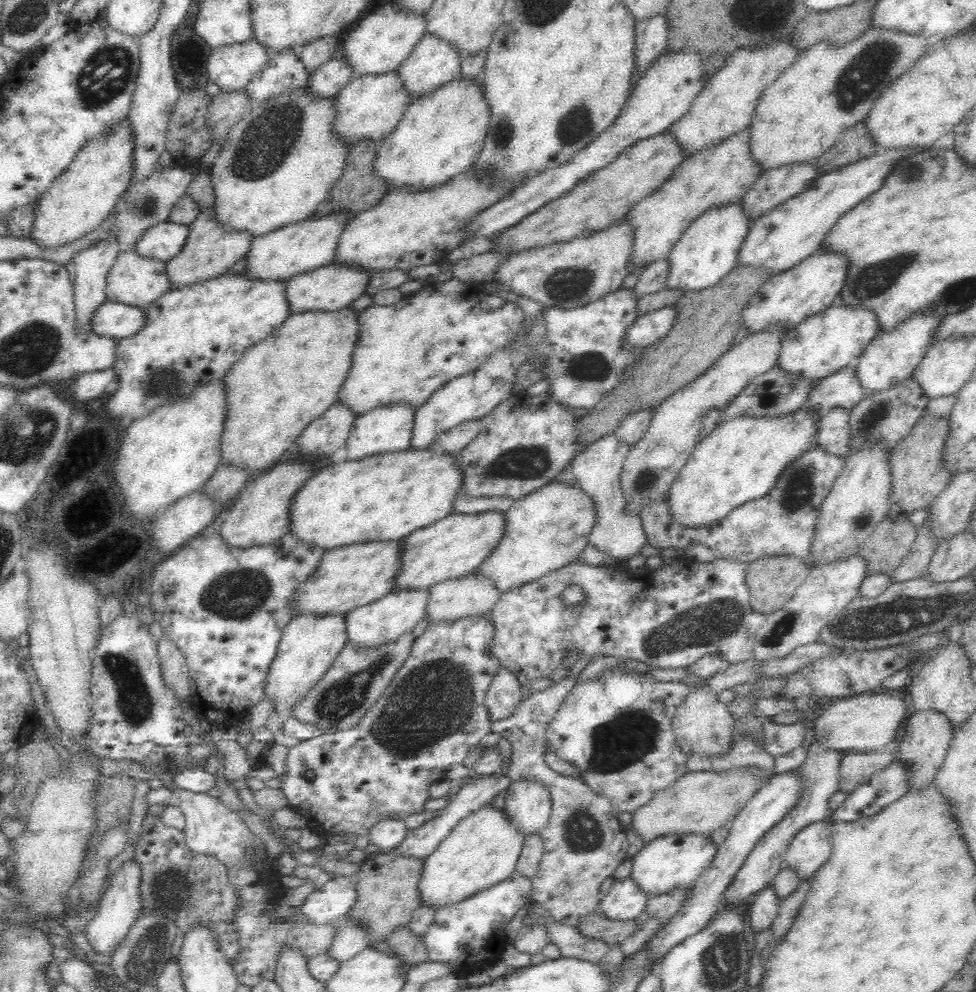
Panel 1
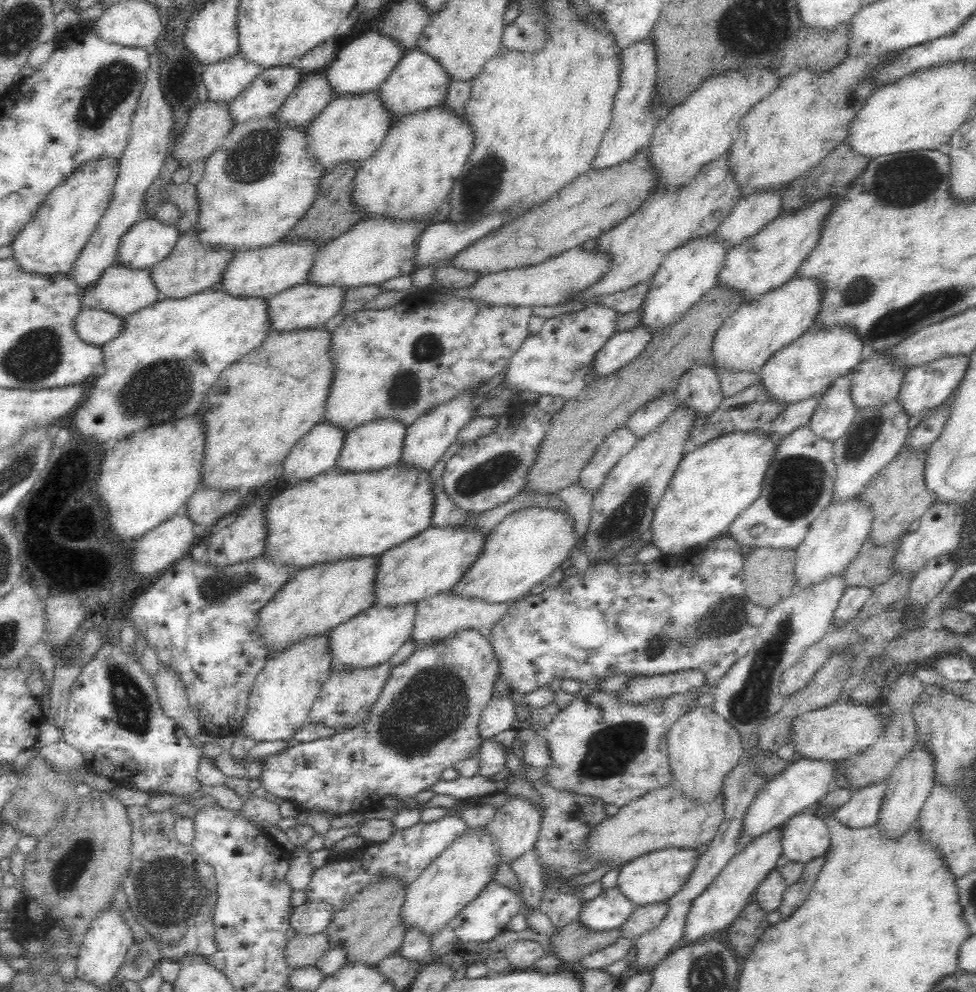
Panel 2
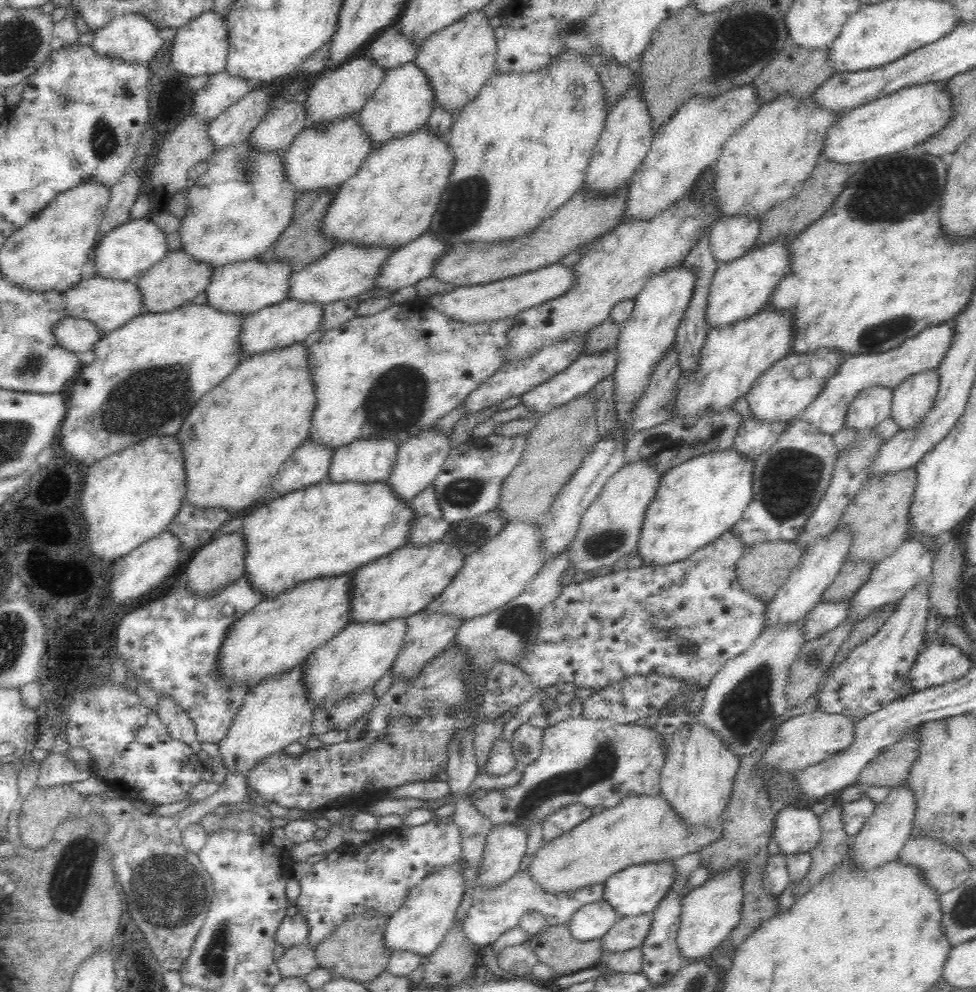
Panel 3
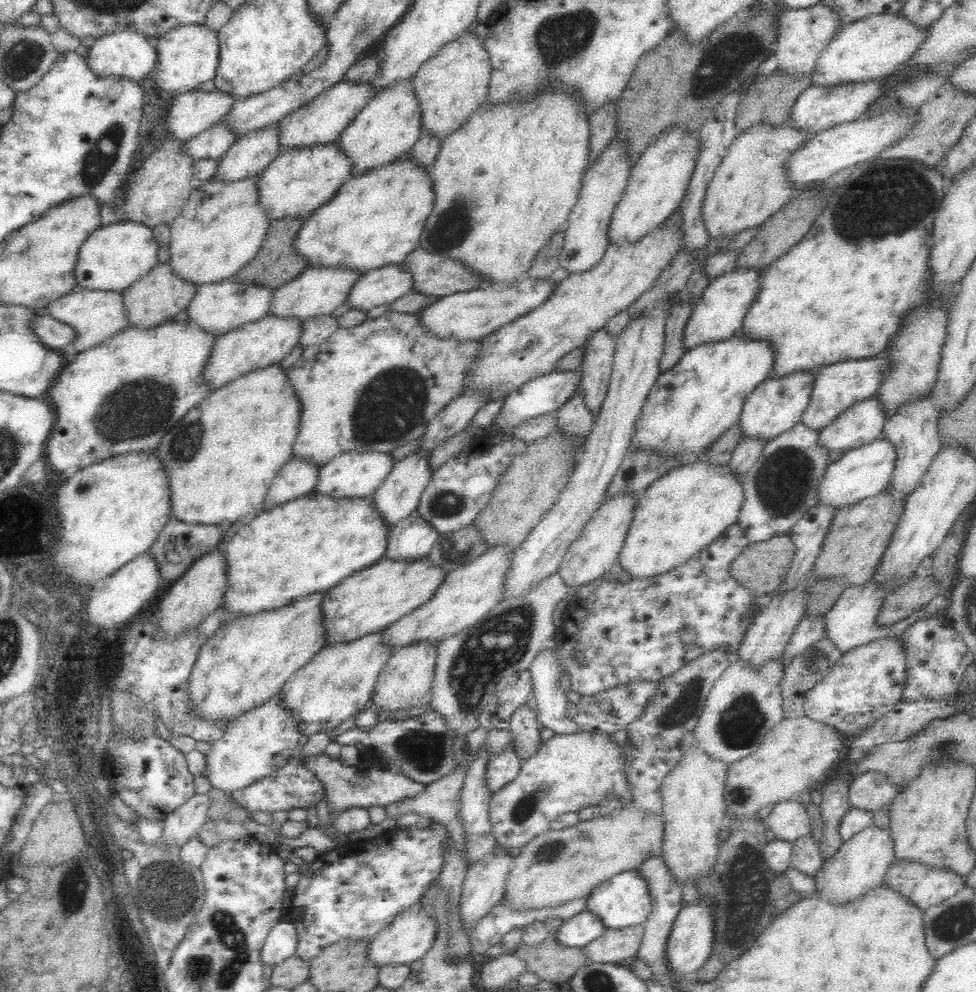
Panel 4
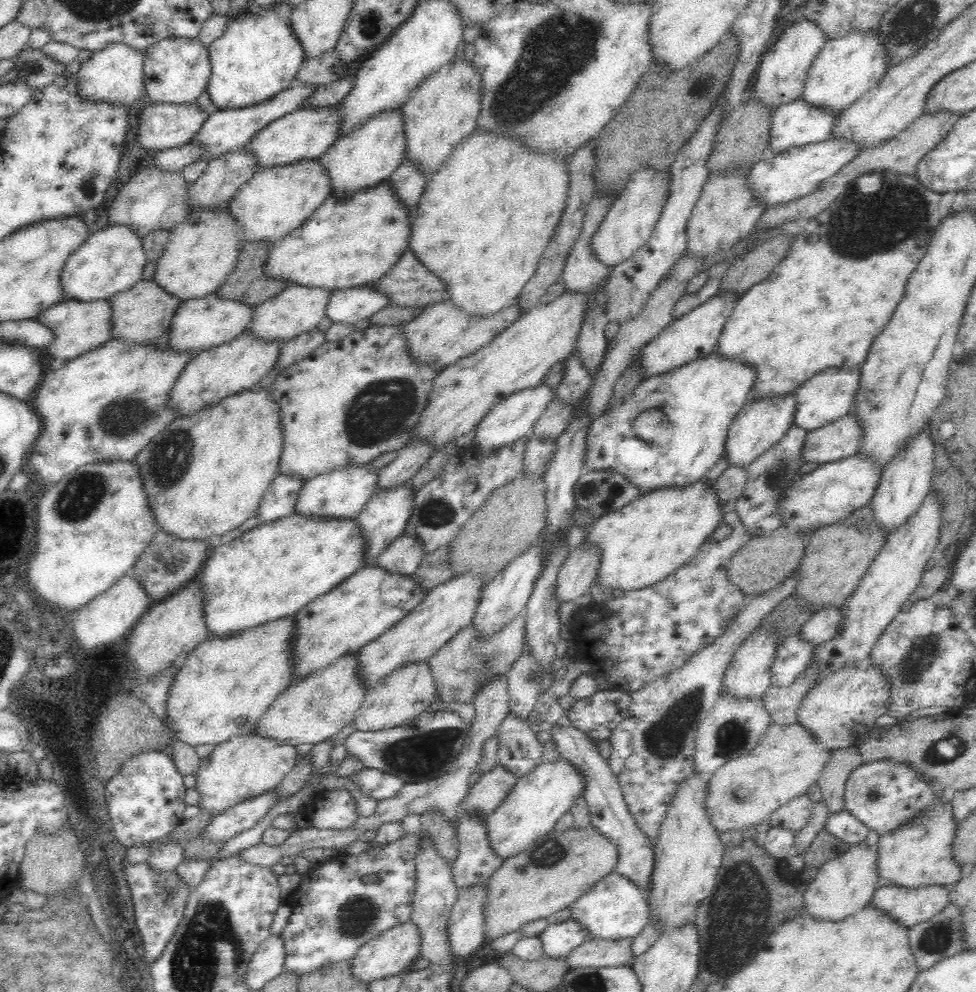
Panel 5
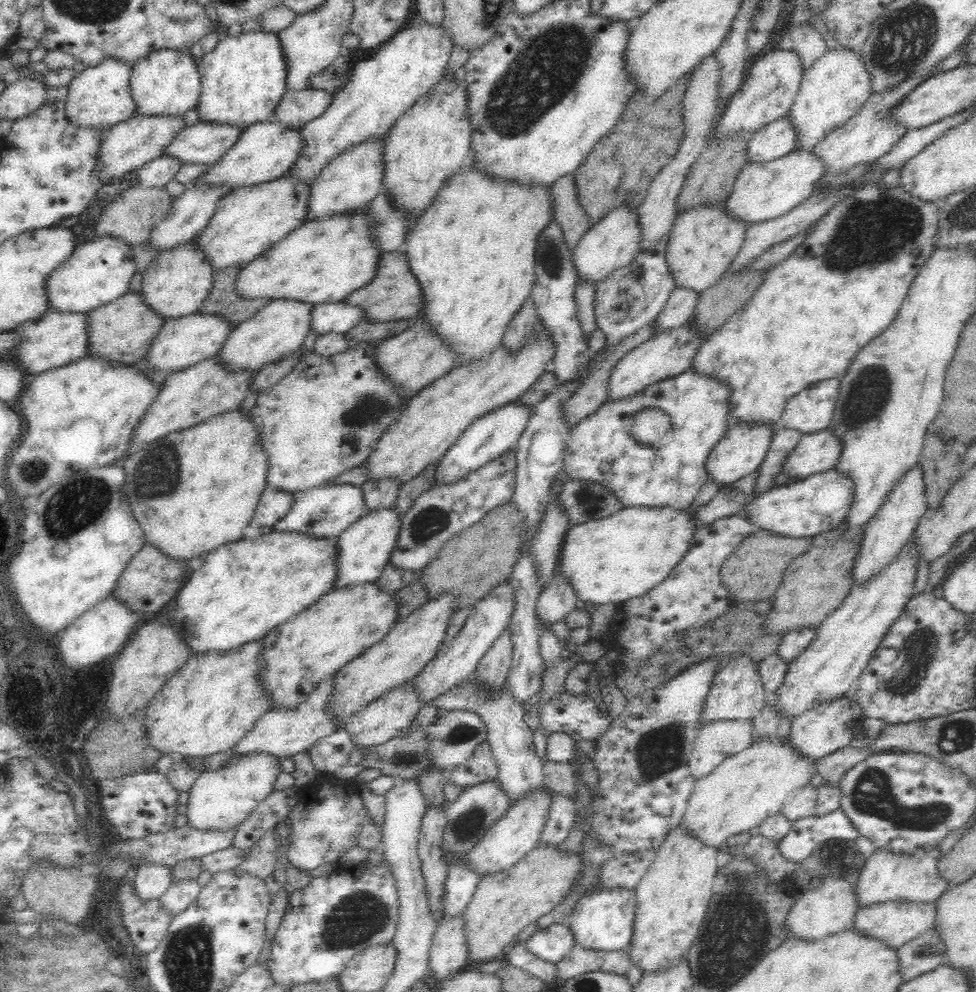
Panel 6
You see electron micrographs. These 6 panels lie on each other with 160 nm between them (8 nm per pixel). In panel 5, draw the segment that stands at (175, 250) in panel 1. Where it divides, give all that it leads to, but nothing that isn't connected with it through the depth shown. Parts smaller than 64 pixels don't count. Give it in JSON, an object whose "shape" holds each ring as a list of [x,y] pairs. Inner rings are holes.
{"shape":[[[108,225],[98,228],[76,251],[68,258],[61,274],[61,284],[64,288],[64,299],[77,300],[109,299],[137,284],[147,265],[143,237],[130,226]]]}

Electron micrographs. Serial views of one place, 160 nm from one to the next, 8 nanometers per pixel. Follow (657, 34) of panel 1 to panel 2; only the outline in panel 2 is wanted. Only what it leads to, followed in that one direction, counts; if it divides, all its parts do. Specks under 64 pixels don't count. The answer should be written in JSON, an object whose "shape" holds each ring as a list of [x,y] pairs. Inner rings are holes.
{"shape":[[[652,32],[643,39],[624,47],[621,52],[622,72],[620,76],[620,88],[616,92],[612,122],[604,134],[597,155],[591,162],[594,168],[614,166],[619,162],[628,160],[637,150],[648,147],[656,126],[651,116],[649,104],[651,94],[654,92],[657,72],[656,41]]]}

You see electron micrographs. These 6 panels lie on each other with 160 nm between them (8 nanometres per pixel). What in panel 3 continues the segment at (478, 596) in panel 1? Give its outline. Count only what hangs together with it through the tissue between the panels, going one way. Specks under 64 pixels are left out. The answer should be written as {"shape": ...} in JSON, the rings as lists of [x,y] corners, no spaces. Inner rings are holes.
{"shape":[[[422,609],[407,616],[408,630],[399,654],[392,664],[393,678],[415,675],[417,670],[437,652],[443,651],[464,626],[466,618],[436,609]]]}

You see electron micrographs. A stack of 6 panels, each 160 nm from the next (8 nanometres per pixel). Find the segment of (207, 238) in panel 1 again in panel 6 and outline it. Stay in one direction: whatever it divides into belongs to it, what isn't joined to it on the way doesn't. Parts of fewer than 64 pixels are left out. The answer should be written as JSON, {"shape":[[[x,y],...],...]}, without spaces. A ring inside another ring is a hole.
{"shape":[[[129,291],[126,295],[89,312],[88,335],[90,335],[91,344],[88,349],[90,356],[102,356],[112,361],[113,364],[134,364],[148,354],[166,318],[144,299],[142,292]]]}

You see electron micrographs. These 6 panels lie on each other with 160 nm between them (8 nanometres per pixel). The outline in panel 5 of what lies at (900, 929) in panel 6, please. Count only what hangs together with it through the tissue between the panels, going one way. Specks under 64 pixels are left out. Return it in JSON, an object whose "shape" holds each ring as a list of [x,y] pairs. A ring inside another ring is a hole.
{"shape":[[[896,883],[880,884],[871,899],[873,905],[895,916],[900,923],[912,926],[932,918],[950,903],[950,886],[941,884],[904,887]]]}

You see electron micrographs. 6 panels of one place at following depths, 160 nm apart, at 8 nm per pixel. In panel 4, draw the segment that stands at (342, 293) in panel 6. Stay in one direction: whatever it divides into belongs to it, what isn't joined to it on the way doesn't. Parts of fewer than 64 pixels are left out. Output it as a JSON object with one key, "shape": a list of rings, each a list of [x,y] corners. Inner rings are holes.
{"shape":[[[406,151],[397,156],[394,160],[389,161],[381,165],[369,168],[367,171],[361,173],[354,173],[340,188],[327,203],[324,203],[320,208],[317,208],[311,213],[304,224],[304,227],[300,230],[298,239],[296,239],[295,248],[305,256],[311,259],[312,265],[326,264],[326,265],[346,265],[348,267],[354,267],[360,269],[362,274],[384,266],[386,264],[396,264],[396,262],[404,262],[408,255],[410,255],[415,249],[419,248],[420,239],[423,236],[424,228],[426,227],[430,213],[434,208],[434,200],[436,193],[434,192],[435,180],[432,179],[430,168],[424,167],[422,161],[418,160],[418,157],[414,156],[414,151]]]}

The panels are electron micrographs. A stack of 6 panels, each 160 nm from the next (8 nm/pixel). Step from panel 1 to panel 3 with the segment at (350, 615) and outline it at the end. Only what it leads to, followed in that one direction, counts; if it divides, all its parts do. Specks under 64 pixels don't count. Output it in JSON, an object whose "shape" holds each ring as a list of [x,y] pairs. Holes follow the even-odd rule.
{"shape":[[[407,617],[383,621],[350,621],[336,636],[315,648],[307,661],[306,684],[311,692],[313,706],[331,705],[348,693],[374,688],[390,670],[408,630]]]}

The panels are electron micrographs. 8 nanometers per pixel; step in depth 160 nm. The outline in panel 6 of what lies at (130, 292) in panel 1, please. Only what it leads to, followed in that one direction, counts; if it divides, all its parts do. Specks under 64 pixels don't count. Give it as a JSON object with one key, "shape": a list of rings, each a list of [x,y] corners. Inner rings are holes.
{"shape":[[[52,306],[38,318],[20,323],[14,330],[24,334],[25,342],[22,347],[14,348],[12,354],[21,362],[28,375],[34,376],[52,368],[60,368],[89,355],[88,346],[91,344],[88,335],[89,312],[60,311]]]}

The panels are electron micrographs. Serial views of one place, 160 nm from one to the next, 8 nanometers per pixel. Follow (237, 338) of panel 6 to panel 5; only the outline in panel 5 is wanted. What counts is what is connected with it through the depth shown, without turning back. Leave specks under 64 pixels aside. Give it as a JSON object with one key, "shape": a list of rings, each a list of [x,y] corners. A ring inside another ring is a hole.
{"shape":[[[289,284],[273,298],[266,299],[256,306],[256,312],[252,324],[246,328],[256,332],[256,335],[268,337],[268,339],[289,339],[301,332],[312,330],[320,324],[320,320],[326,316],[328,302],[335,291],[320,286],[304,284]]]}

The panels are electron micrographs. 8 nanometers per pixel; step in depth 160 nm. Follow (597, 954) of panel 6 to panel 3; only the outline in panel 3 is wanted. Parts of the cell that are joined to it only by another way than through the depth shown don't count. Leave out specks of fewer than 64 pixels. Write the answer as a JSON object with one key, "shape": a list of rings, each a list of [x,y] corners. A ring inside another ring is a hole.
{"shape":[[[652,913],[620,917],[604,936],[604,951],[621,951],[640,947],[652,928]]]}

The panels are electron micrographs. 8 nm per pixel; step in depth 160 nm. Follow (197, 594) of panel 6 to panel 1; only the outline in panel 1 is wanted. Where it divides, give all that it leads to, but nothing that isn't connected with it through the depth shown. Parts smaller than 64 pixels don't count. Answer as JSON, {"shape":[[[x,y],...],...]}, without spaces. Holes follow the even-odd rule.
{"shape":[[[437,447],[383,452],[358,460],[321,465],[321,469],[296,493],[292,504],[290,531],[300,539],[322,545],[328,550],[345,544],[371,540],[404,539],[416,529],[428,526],[454,510],[456,498],[464,486],[464,467],[456,454]]]}

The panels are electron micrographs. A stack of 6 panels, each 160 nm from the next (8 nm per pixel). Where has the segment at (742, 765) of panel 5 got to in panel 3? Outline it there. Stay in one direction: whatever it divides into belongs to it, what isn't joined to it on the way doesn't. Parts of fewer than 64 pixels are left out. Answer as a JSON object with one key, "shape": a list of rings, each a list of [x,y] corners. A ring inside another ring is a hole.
{"shape":[[[822,710],[794,716],[786,722],[781,722],[773,744],[764,752],[763,764],[774,767],[778,772],[786,770],[794,776],[798,770],[826,761],[830,756],[849,748],[855,740],[857,722],[856,718]]]}

